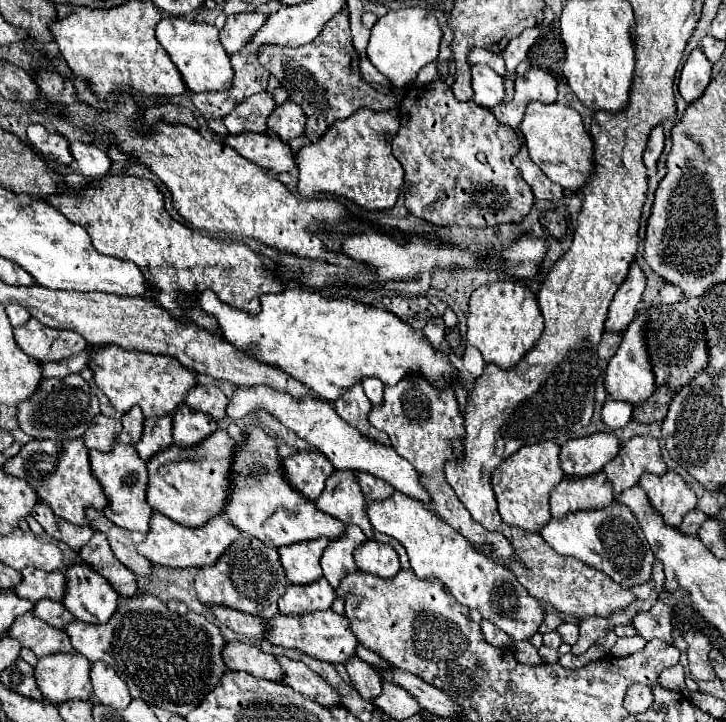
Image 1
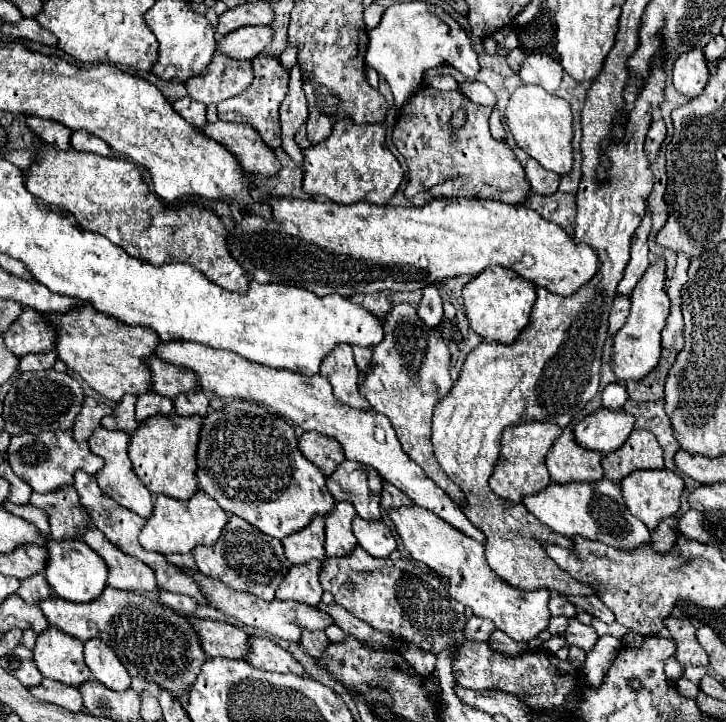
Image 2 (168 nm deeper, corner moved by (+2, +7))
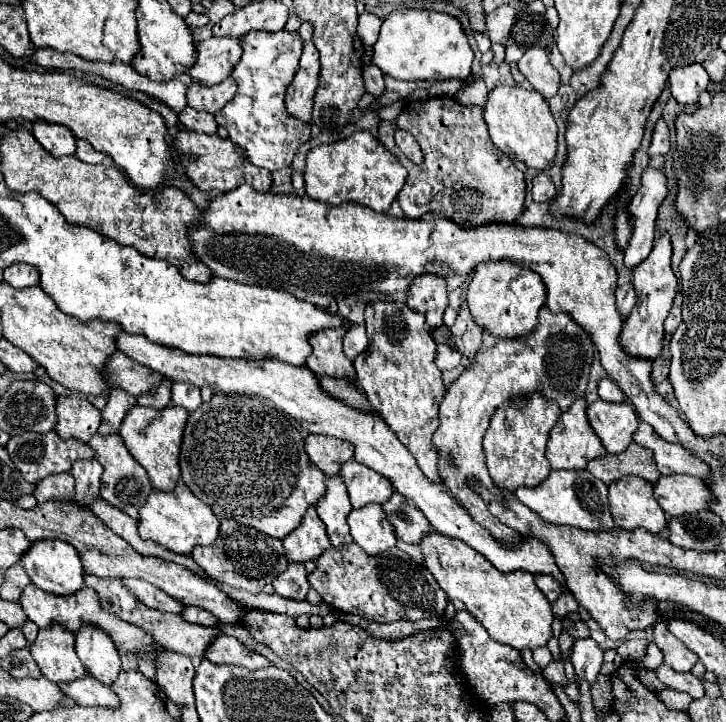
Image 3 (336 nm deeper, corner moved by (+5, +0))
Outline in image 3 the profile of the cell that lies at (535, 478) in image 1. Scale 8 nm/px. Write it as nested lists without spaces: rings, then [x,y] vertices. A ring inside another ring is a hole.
[[[540,393],[528,397],[524,405],[502,405],[500,409],[496,409],[496,415],[492,415],[490,427],[484,433],[482,441],[486,465],[496,487],[516,491],[518,487],[536,487],[548,477],[550,463],[544,455],[546,441],[558,417],[560,407],[554,401],[544,401]]]

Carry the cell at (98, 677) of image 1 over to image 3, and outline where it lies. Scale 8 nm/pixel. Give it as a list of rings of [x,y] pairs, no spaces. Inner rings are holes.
[[[82,625],[80,631],[76,631],[76,653],[92,677],[104,685],[116,681],[120,673],[118,649],[102,629],[96,629],[94,625]]]

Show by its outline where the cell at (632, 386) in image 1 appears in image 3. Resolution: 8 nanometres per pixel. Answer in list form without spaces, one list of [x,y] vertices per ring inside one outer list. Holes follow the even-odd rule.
[[[662,233],[660,237],[656,237],[656,245],[652,247],[652,253],[644,261],[640,261],[640,265],[636,265],[636,269],[632,269],[632,275],[634,275],[632,283],[634,283],[634,289],[638,293],[638,303],[632,309],[630,317],[626,319],[622,335],[620,335],[620,343],[632,355],[656,359],[662,351],[664,319],[666,319],[666,315],[672,307],[672,301],[678,293],[678,279],[672,273],[670,257],[672,257],[670,237],[668,237],[668,233]]]

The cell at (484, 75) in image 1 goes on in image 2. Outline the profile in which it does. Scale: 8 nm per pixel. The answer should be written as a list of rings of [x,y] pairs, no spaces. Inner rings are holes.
[[[401,2],[385,10],[377,28],[367,32],[369,44],[365,64],[377,70],[391,86],[395,106],[401,108],[405,100],[419,88],[421,76],[429,68],[441,66],[445,60],[457,68],[465,78],[475,78],[481,70],[477,54],[465,30],[439,6],[425,2]]]

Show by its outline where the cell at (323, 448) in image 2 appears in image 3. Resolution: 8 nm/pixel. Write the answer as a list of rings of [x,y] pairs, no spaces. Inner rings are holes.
[[[308,435],[306,453],[310,461],[320,471],[324,471],[324,475],[338,475],[340,467],[354,457],[354,447],[350,447],[342,439],[334,439],[328,435]]]

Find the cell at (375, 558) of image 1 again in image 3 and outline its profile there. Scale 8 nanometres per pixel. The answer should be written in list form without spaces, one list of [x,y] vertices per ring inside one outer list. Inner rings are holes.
[[[366,505],[364,509],[352,509],[348,515],[348,525],[352,539],[368,555],[378,555],[396,545],[396,533],[382,505]]]

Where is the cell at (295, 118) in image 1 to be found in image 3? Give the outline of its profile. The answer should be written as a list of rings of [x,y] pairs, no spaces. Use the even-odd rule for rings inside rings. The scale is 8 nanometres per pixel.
[[[306,43],[300,57],[298,71],[286,93],[286,107],[290,115],[300,117],[302,121],[310,121],[318,77],[320,77],[318,49],[314,47],[314,43]]]

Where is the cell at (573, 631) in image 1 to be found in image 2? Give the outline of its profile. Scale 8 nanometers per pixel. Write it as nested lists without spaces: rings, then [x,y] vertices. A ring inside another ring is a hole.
[[[569,618],[569,626],[565,630],[565,638],[567,638],[567,644],[571,644],[571,646],[575,644],[575,646],[579,646],[579,648],[589,652],[595,646],[599,636],[595,634],[595,630],[591,626],[581,624],[577,618]]]

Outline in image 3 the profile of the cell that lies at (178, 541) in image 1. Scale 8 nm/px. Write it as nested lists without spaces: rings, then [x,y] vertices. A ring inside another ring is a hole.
[[[182,481],[172,491],[152,491],[146,505],[140,509],[138,533],[142,539],[152,539],[174,553],[192,553],[196,545],[212,545],[218,537],[220,521],[208,505],[204,505]]]

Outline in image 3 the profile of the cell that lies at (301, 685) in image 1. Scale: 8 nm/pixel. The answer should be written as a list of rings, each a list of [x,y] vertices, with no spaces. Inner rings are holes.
[[[220,633],[220,637],[216,637],[216,641],[212,641],[212,645],[208,647],[206,659],[212,663],[230,663],[230,665],[240,665],[246,669],[260,669],[260,667],[268,667],[268,659],[246,649],[236,637],[224,635]]]

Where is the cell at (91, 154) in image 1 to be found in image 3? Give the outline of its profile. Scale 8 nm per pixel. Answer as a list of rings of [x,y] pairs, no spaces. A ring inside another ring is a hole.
[[[78,141],[76,143],[76,157],[84,163],[102,163],[106,153],[100,153],[96,149],[92,149],[92,145],[88,145],[88,141]]]

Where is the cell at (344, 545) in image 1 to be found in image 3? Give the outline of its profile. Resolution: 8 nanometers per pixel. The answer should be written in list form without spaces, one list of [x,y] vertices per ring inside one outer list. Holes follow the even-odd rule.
[[[340,475],[328,477],[326,479],[326,493],[316,503],[316,511],[318,511],[320,519],[326,523],[332,547],[342,547],[342,545],[352,543],[348,523],[346,523],[350,509],[352,509],[352,505],[350,505],[350,497],[348,497],[348,489],[344,485],[344,479]]]

